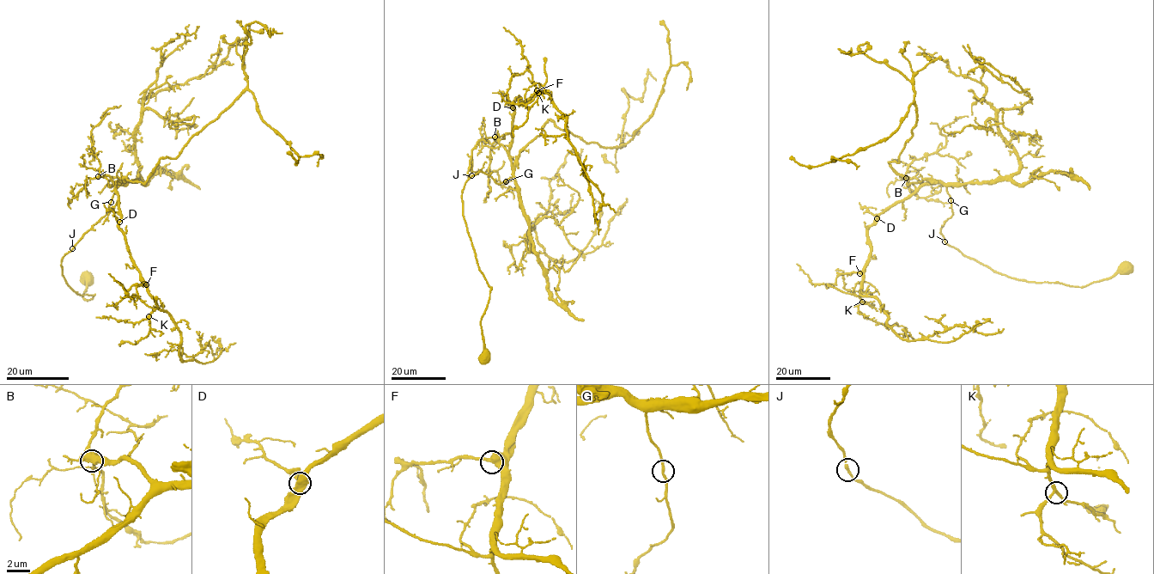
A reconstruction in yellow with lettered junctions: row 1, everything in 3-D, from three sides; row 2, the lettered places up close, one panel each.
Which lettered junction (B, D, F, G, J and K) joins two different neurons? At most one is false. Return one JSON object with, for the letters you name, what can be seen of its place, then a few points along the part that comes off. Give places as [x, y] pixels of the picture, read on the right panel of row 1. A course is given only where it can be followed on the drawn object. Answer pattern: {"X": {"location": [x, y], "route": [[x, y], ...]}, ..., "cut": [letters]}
{"cut": []}

